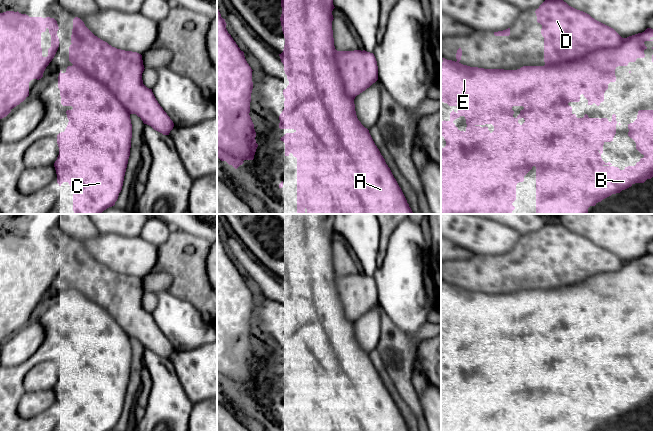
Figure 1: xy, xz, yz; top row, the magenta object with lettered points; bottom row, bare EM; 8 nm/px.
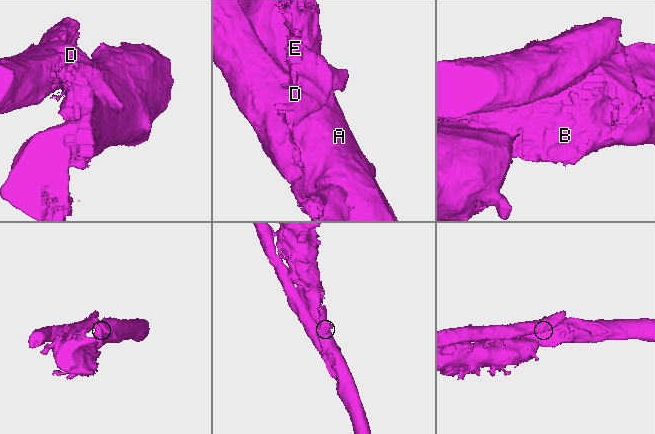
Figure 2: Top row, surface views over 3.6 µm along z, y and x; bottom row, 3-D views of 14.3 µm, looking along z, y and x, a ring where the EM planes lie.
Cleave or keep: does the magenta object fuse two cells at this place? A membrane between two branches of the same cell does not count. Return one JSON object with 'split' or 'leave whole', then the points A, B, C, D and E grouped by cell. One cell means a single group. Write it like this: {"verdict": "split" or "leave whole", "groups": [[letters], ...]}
{"verdict": "split", "groups": [["A", "B", "D", "E"], ["C"]]}

